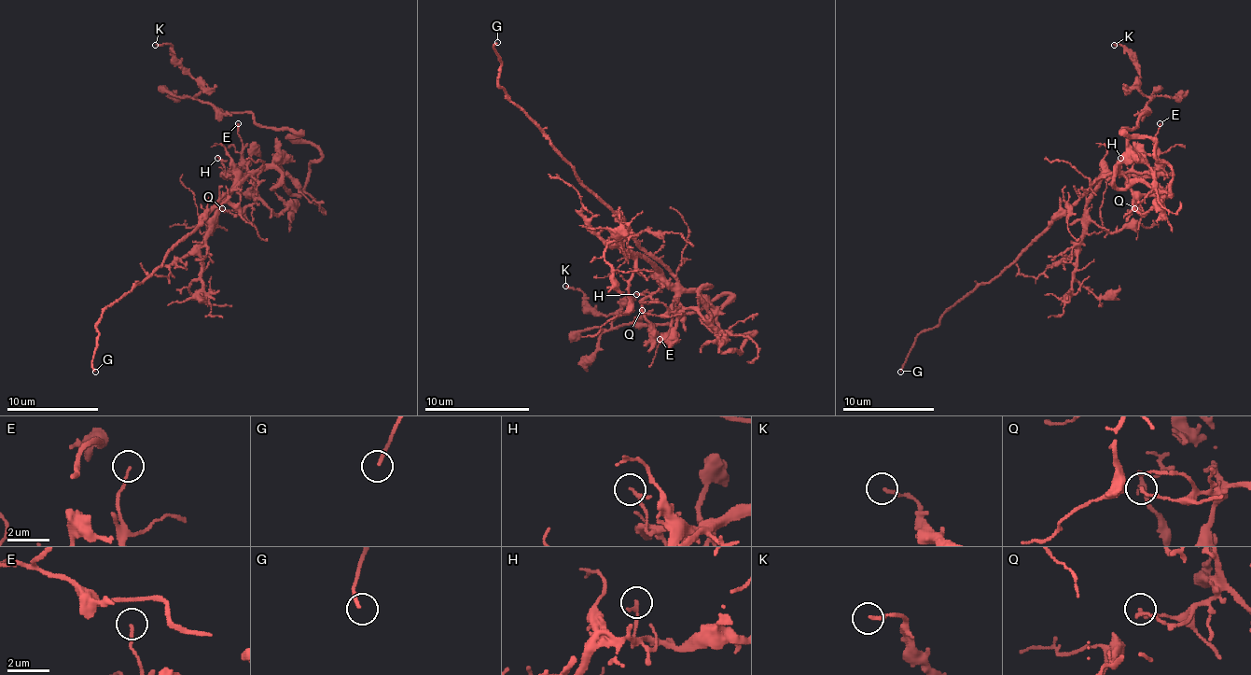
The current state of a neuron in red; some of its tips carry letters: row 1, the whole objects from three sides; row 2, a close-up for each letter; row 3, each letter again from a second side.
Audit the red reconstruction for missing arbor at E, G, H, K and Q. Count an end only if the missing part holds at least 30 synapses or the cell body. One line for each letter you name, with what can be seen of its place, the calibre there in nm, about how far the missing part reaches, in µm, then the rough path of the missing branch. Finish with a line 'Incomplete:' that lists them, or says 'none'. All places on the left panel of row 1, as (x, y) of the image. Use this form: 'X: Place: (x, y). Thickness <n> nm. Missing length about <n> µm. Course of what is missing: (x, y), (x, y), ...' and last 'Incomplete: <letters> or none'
G: Place: (95, 372). Thickness 150 nm. Missing length about 3 µm. Course of what is missing: (95, 372), (104, 380), (104, 387), (98, 389)
Incomplete: G

